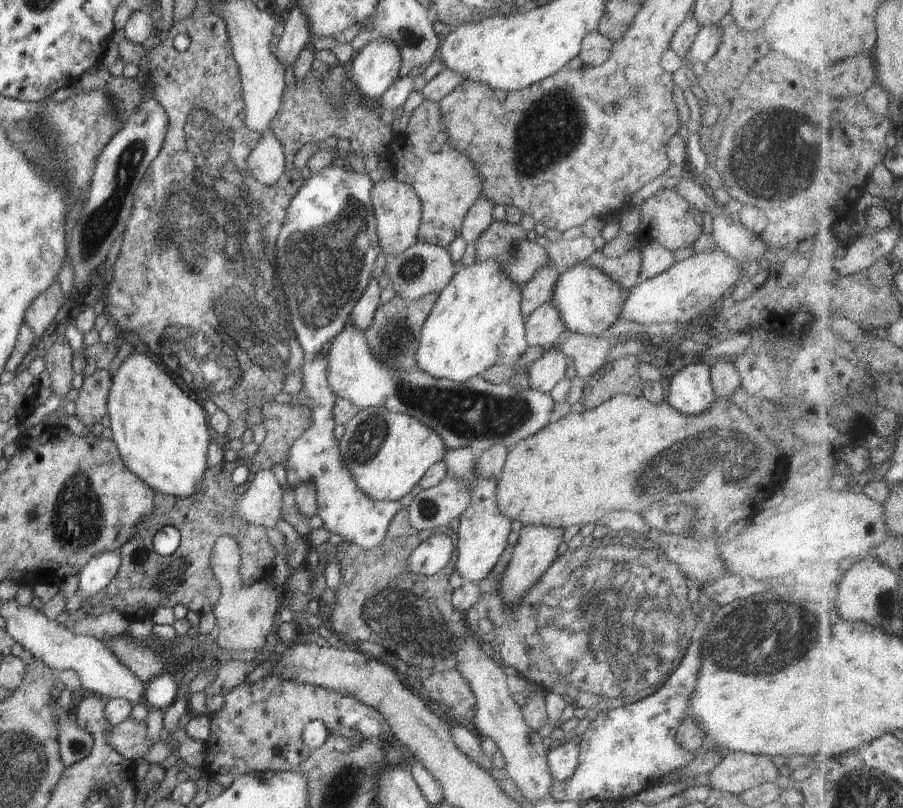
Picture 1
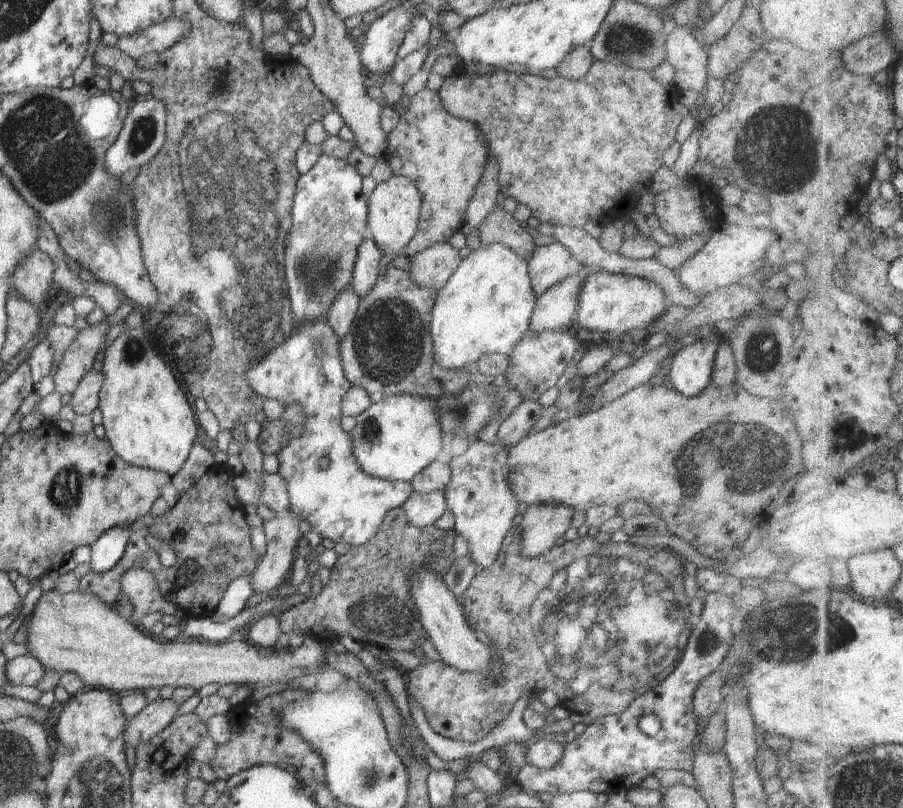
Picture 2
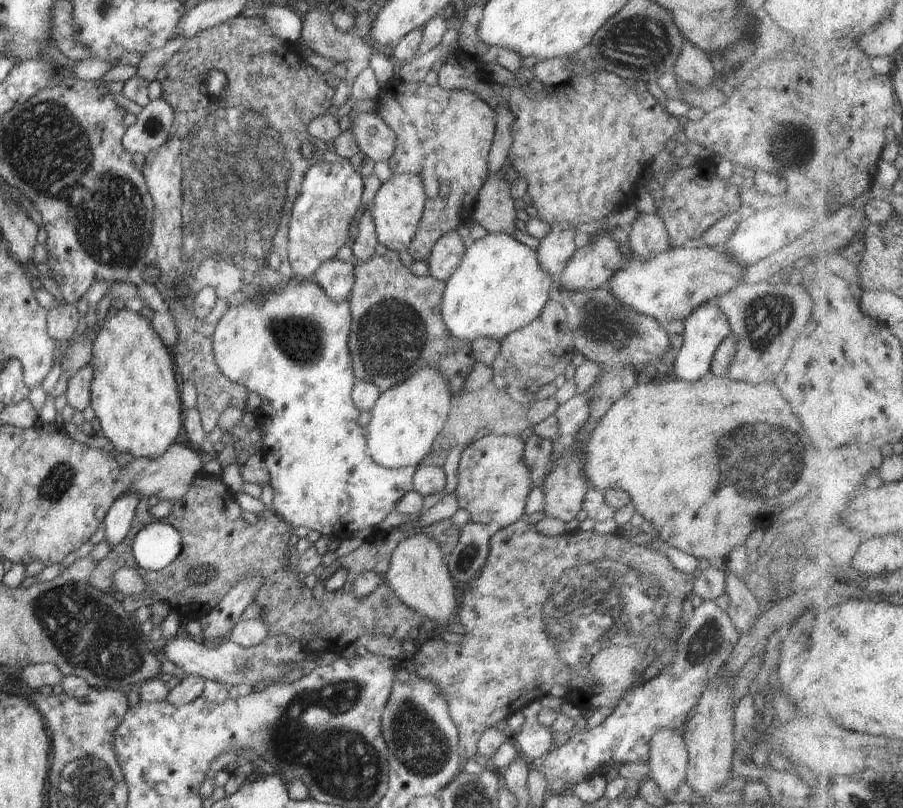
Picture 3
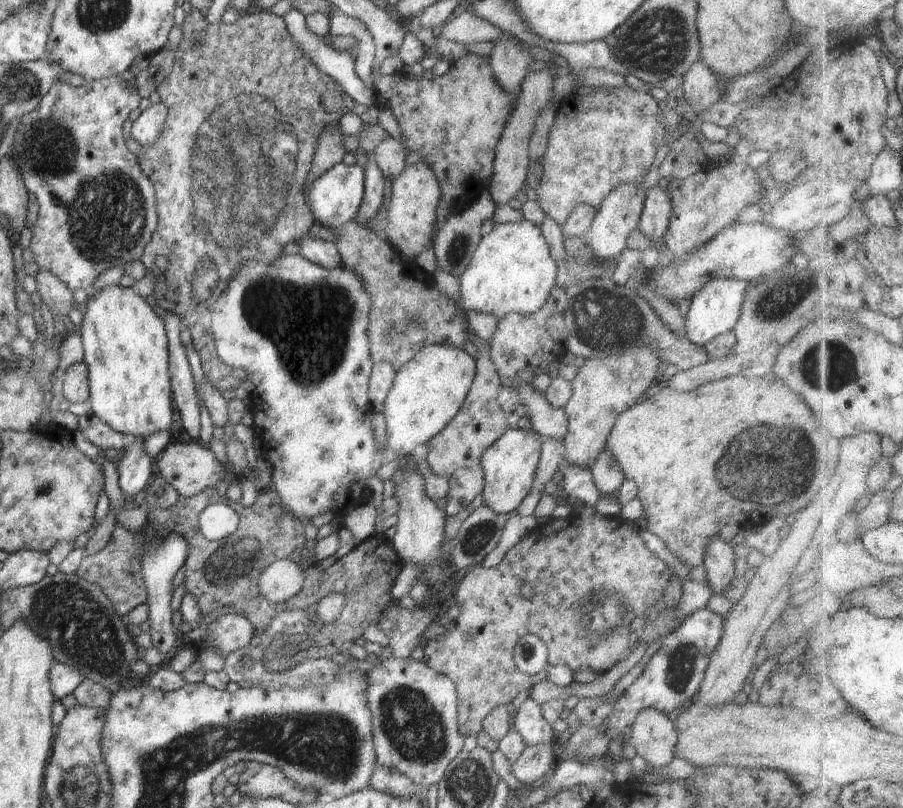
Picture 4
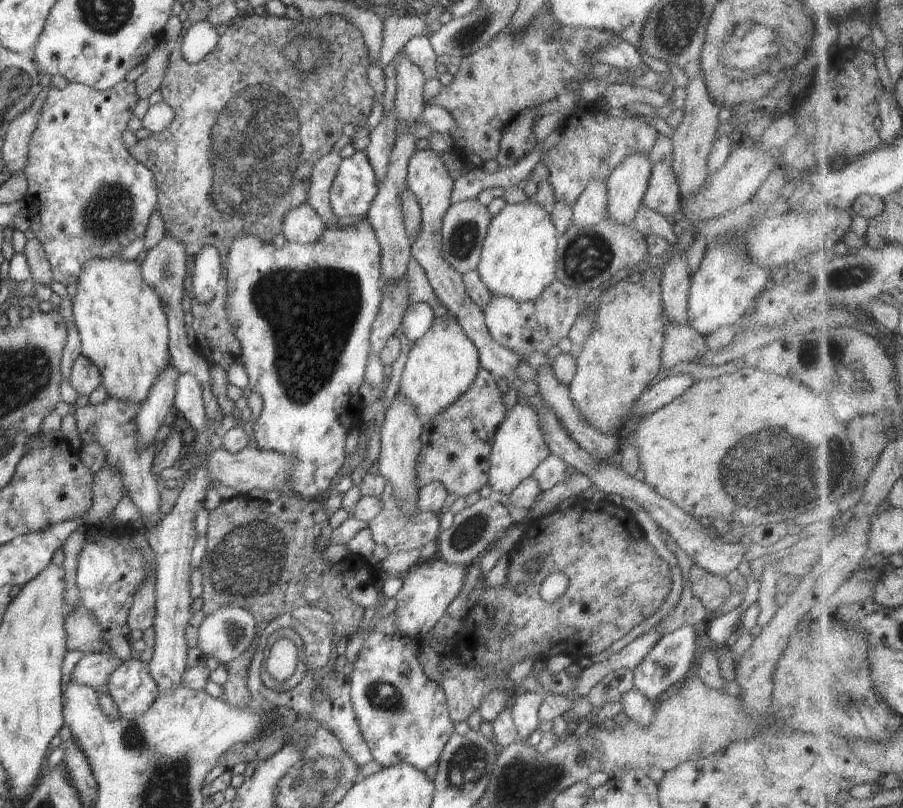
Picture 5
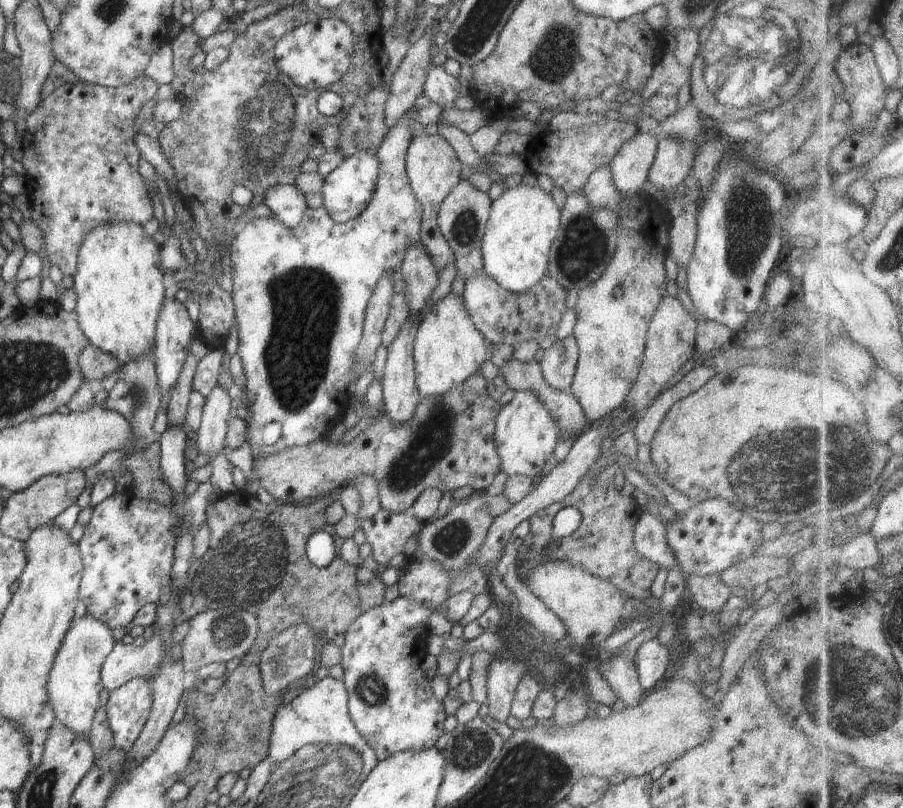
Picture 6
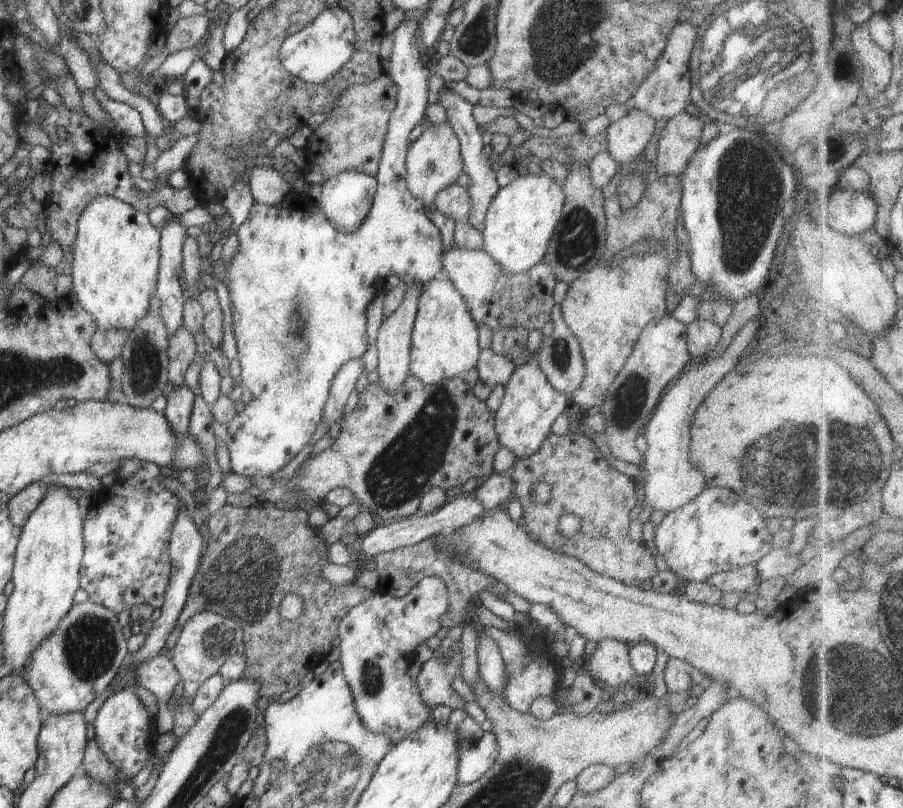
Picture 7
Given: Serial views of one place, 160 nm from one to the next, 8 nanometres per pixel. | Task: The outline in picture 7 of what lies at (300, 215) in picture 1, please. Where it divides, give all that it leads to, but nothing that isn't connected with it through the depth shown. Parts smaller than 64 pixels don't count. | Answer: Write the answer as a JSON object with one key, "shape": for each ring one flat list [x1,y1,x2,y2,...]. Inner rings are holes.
{"shape":[[340,170,340,174,336,174,330,180,322,183,319,206,337,230,342,233,354,232,356,228,360,228,360,224,368,215,376,190,377,181,374,176,370,176,362,170]]}

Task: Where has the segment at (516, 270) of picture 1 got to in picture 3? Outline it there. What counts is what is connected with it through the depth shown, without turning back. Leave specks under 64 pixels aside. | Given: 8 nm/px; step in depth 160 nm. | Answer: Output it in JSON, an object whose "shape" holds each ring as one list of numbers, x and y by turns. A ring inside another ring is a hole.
{"shape":[[501,171,489,176,480,188,472,220,477,220,488,234,502,232,511,237,516,236,518,204,512,200,510,191,511,186,502,178]]}

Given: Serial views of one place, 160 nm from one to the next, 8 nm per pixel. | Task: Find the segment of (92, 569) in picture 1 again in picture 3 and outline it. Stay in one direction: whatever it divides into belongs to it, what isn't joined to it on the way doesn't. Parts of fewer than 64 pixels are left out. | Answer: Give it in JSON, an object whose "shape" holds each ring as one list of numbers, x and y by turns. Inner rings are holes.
{"shape":[[130,490,126,494,120,494,116,502,110,506,103,521,104,541,107,542,110,549,118,546,128,536,137,514,138,504,138,494]]}

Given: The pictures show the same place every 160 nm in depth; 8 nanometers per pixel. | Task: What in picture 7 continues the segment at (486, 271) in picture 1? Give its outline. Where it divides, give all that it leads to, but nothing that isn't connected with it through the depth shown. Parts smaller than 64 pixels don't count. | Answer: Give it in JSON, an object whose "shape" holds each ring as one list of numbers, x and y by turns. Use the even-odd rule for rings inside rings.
{"shape":[[548,174,519,176,509,186,499,188,484,218,483,250,506,274,526,274,543,262,546,250,564,205,561,187]]}

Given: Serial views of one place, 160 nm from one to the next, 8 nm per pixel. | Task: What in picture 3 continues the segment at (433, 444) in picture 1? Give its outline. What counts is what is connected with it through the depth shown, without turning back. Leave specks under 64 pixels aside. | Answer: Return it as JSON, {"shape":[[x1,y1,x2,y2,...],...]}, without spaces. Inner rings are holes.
{"shape":[[428,366,420,368,418,372,414,372,410,378,400,382,400,385,386,390,378,398,376,405,370,412,371,419,366,426,366,442,368,442,366,454,374,460,375,464,386,469,398,470,398,468,417,467,422,464,422,461,426,460,432,452,437,436,444,430,452,396,446,376,440,370,428,368]]}

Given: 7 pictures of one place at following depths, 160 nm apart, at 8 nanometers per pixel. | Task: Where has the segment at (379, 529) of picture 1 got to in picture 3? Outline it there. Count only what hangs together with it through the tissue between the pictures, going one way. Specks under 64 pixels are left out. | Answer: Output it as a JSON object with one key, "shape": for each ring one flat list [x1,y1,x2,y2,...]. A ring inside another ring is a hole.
{"shape":[[291,278,286,282,286,286,272,290,272,292,264,292,260,294,258,302,244,302,238,306,230,306,224,316,218,320,213,341,213,354,216,358,216,365,221,369,222,374,226,376,232,383,238,384,241,388,254,392,260,396,262,406,256,409,256,423,260,423,264,430,264,440,260,452,264,458,264,463,270,474,270,485,274,490,273,512,275,512,283,521,288,523,292,528,305,526,309,531,314,530,321,535,329,535,337,539,344,540,348,536,356,534,366,528,372,528,380,524,390,513,396,508,396,502,410,491,413,491,412,478,416,472,415,466,408,468,398,468,398,470,382,468,374,463,374,460,366,454,366,427,358,425,358,417,361,412,354,406,352,402,352,390,357,382,352,366,350,364,350,350,348,350,348,334,350,334,351,314,349,310,349,300,344,302,332,302,326,292,314,281,304,280,298,282]]}

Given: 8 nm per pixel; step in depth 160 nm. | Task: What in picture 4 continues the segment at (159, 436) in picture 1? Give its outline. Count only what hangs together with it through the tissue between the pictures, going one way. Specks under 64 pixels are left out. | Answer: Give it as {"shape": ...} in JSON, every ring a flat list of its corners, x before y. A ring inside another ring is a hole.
{"shape":[[119,283,115,285,108,285,101,289,88,290,87,300,84,303,86,311,83,312,83,319,81,322,81,329,78,332,81,336,83,344,83,361,87,364,89,370,89,398,92,402,92,412,96,413,96,416,103,420,110,428,116,430,116,432,125,434,127,440,130,440,132,436,142,437,144,440,150,434,154,434,156,431,168,431,175,432,176,426,172,425,172,391,169,377,169,348,167,341,166,329,162,318,158,317,152,307,146,303,145,298,140,296,132,287,122,287]]}

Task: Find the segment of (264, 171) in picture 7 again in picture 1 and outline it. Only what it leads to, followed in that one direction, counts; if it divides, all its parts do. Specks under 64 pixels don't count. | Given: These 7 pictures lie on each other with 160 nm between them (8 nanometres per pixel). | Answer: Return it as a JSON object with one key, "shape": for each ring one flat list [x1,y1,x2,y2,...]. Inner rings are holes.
{"shape":[[349,322,345,329,332,340,326,350,326,362,328,362,328,386,332,388,332,394,336,398,350,400,359,411,369,407,378,407,396,414,408,414,422,422,431,430,434,430,447,449,468,448,475,456,490,449,496,444,506,446,508,453,518,442,530,438,550,424,554,401,550,393,540,392,532,388,514,388,510,385,494,385,487,382,481,375,470,378,468,382,458,383,449,379,434,378,425,374,421,369,392,370,386,368,382,360,376,360,363,332,354,328]]}

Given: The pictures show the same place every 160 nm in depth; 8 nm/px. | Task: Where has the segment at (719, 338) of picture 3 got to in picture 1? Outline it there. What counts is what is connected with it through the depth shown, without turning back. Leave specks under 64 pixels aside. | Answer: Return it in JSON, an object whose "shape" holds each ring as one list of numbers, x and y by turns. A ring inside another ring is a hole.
{"shape":[[689,361,679,363,668,388,666,402,684,416,696,416,708,412,716,402,709,366,705,362]]}

